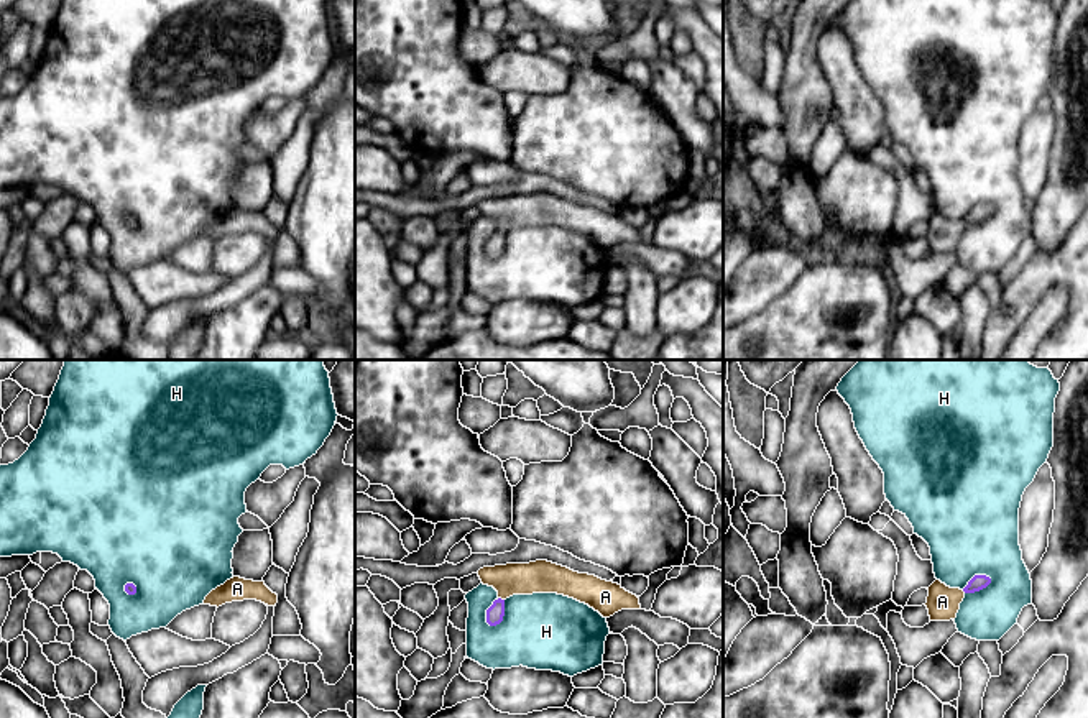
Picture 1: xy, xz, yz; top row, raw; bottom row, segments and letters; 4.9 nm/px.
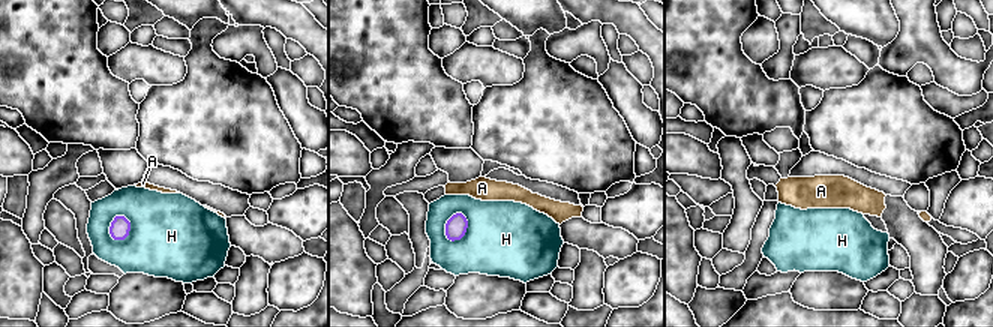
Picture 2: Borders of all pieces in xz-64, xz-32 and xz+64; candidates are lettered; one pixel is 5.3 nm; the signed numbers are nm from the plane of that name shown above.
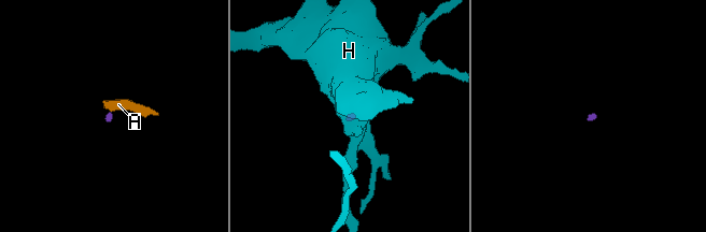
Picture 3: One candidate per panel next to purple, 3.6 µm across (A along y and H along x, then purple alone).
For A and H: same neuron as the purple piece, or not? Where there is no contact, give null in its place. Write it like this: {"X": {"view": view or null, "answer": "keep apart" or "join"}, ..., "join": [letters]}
{"A": {"view": "xz", "answer": "join"}, "H": {"view": "xz", "answer": "keep apart"}, "join": ["A"]}

